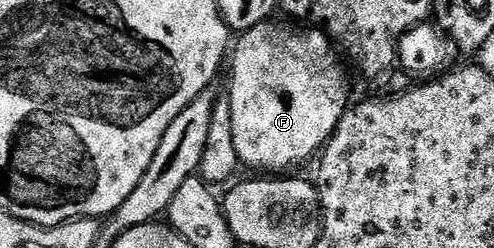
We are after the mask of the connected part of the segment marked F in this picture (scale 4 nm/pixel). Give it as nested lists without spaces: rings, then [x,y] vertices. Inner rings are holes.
[[[267,21],[241,32],[233,44],[232,58],[228,63],[228,102],[232,109],[232,139],[236,141],[238,162],[245,166],[247,163],[250,167],[259,167],[262,173],[286,173],[289,167],[305,159],[313,160],[338,128],[338,122],[351,102],[346,71],[338,64],[334,56],[335,48],[326,32],[310,25],[285,27],[282,23],[274,22]]]

